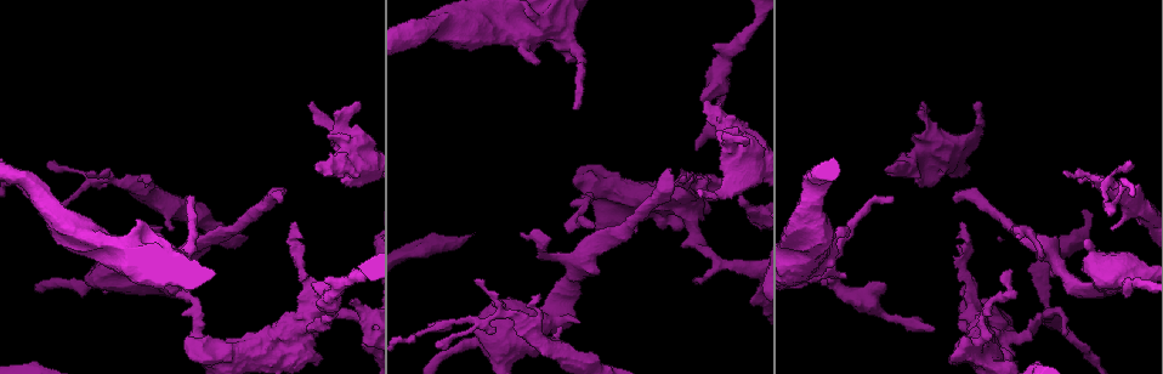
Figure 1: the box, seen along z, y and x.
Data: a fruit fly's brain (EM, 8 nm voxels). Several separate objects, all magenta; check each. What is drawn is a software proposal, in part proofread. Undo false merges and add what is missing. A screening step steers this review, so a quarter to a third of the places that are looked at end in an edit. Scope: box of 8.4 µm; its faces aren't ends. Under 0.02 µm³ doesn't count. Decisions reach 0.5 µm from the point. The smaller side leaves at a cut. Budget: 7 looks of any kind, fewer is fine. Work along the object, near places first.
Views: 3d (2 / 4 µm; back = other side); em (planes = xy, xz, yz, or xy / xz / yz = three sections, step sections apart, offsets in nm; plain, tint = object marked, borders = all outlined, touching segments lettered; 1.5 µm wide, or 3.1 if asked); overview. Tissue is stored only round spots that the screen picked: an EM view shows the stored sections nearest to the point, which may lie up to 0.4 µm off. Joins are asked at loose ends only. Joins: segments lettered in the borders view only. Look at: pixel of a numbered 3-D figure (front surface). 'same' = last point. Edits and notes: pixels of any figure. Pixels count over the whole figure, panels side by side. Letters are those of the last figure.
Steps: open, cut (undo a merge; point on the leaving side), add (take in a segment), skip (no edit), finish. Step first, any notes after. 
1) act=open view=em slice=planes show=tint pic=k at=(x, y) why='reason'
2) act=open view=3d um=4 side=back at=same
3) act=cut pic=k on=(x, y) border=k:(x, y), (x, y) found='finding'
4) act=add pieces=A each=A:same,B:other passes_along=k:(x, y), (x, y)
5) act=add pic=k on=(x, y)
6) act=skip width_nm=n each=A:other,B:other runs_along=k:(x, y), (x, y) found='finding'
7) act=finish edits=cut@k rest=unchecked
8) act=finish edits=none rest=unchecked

act=open view=em slice=xz step=8 show=borders pic=1 at=(476, 279)

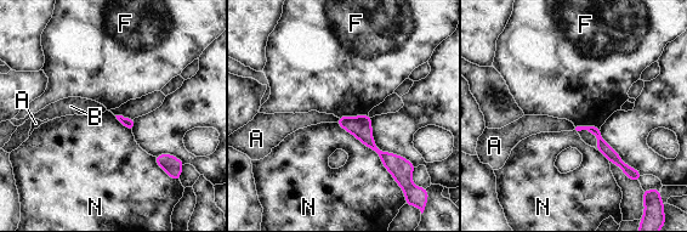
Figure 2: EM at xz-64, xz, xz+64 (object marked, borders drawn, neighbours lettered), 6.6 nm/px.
act=open view=em slice=planes show=borders at=same why='another direction'

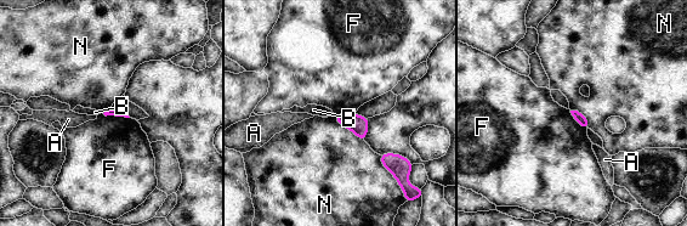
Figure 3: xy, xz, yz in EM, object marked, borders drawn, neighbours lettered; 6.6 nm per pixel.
act=skip longest_contact=N:260nm each=A:other,B:other,F:other,N:other border=3:(102, 113), (129, 118) found='none of them fits'

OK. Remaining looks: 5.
act=open view=em slice=xz step=4 show=tint pic=1 at=(1128, 162) why='thin end'

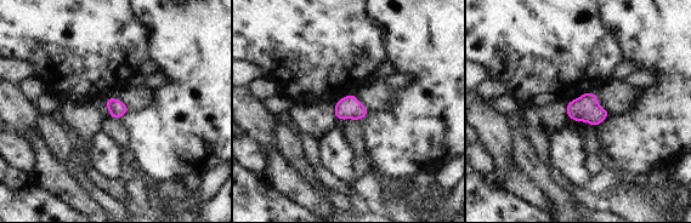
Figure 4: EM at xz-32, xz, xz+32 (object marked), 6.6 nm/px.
act=open view=em slice=xy step=8 show=borders at=same

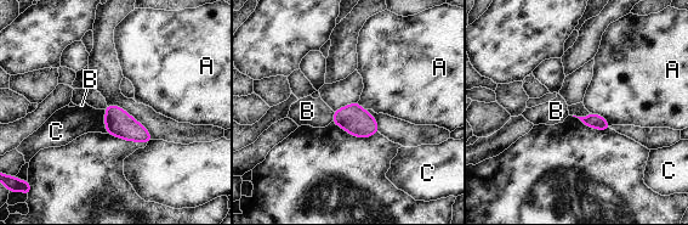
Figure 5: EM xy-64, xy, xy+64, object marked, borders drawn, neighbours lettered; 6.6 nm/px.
act=skip each=A:other,B:other,C:other found='no lettered segment goes on from it'

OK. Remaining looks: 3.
act=open view=em slice=planes show=borders pic=1 at=(954, 197) why='long arm stops here'

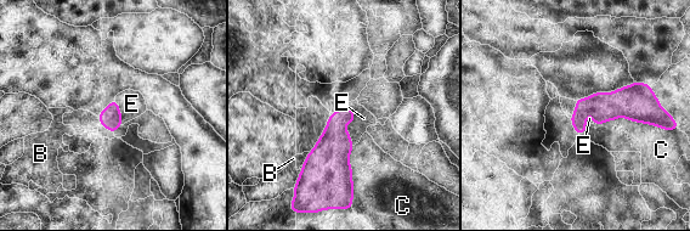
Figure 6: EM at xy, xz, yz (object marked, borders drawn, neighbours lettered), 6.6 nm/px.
act=add pieces=E width_nm=140 each=B:other,C:other,E:same passes_along=6:(331, 155), (346, 123), (363, 118) found='the neuron continues'

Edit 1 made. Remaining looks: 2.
act=finish edits=add@6 rest=unchecked

